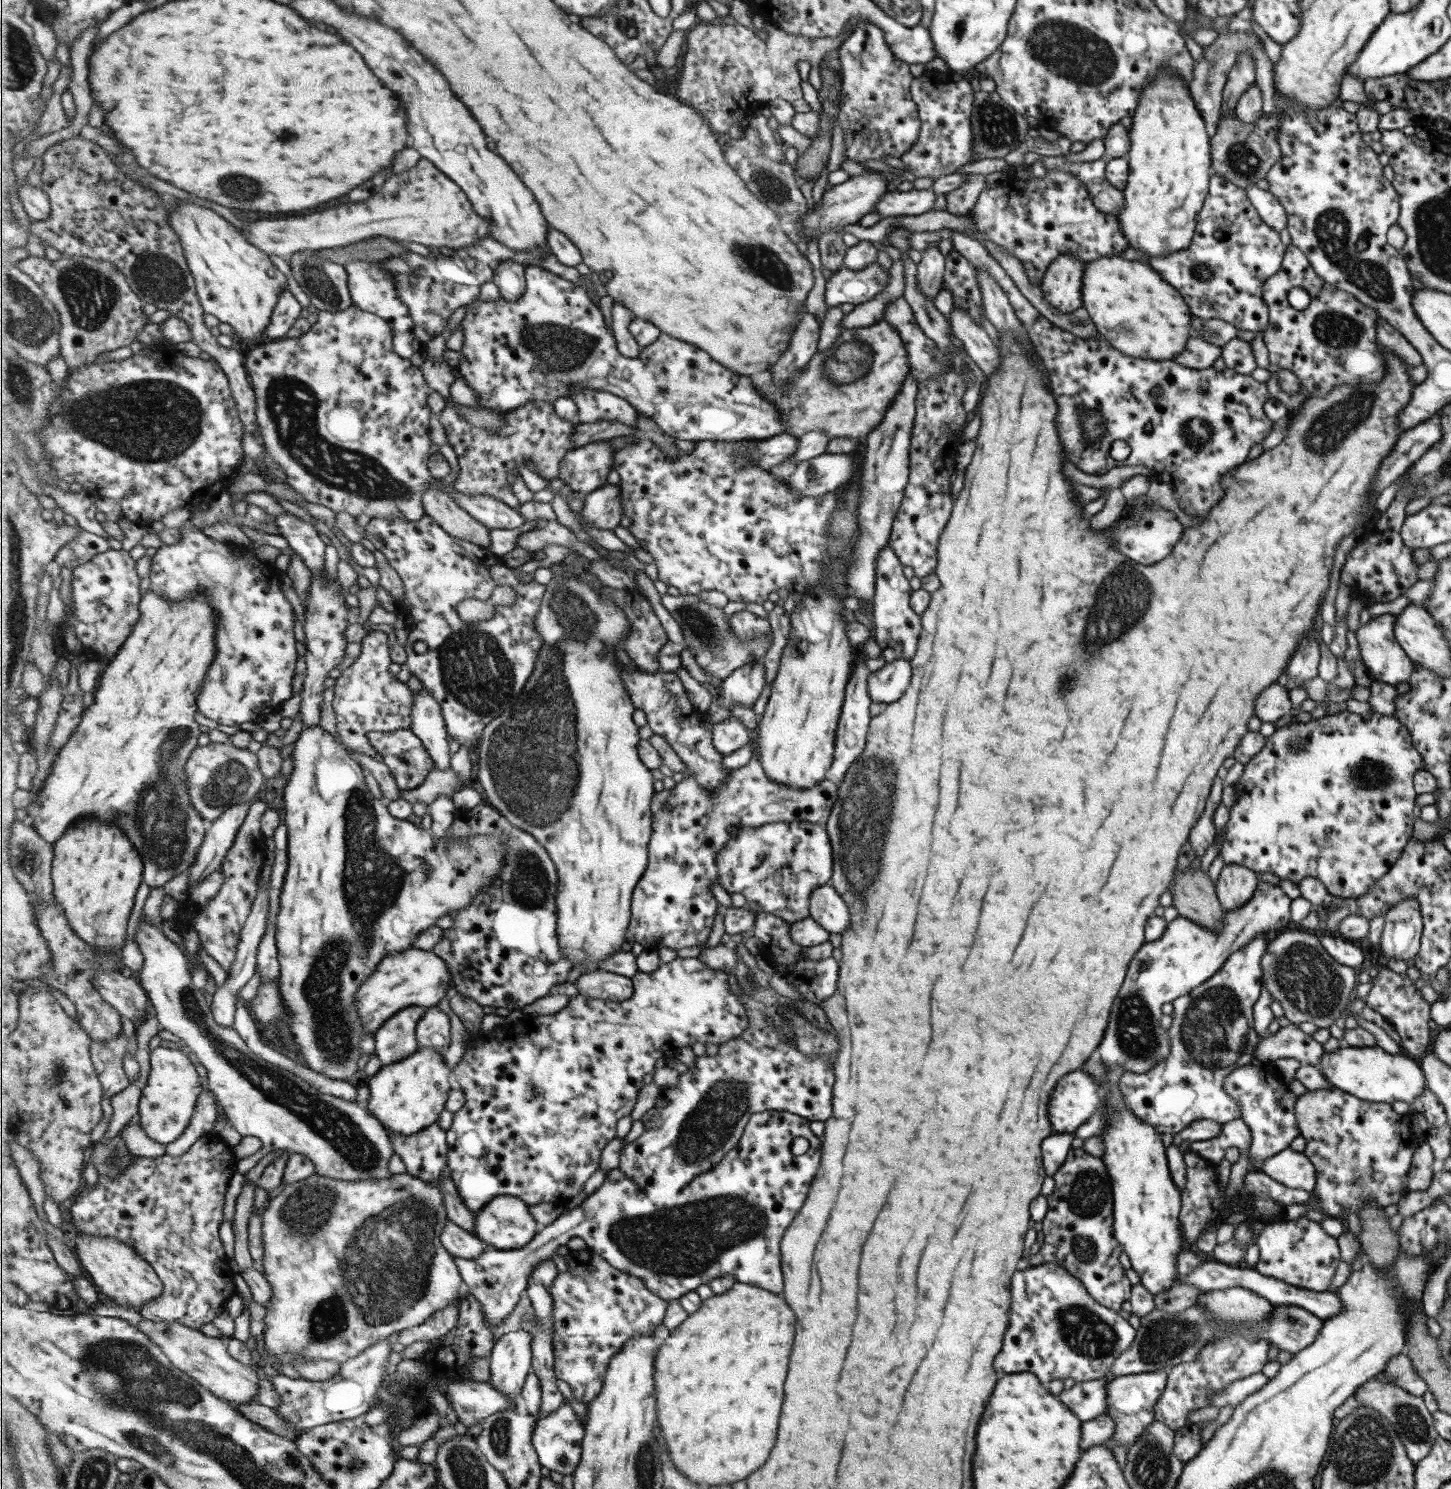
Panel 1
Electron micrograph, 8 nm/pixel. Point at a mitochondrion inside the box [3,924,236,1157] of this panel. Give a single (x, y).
(57, 1073)

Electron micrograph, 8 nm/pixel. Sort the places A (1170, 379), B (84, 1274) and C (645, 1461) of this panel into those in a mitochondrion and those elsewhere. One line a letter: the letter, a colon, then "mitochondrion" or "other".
A: other
B: other
C: mitochondrion

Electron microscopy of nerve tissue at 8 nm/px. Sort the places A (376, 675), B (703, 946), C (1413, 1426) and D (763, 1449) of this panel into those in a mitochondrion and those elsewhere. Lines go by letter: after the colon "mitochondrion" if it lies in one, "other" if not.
A: other
B: other
C: mitochondrion
D: other

